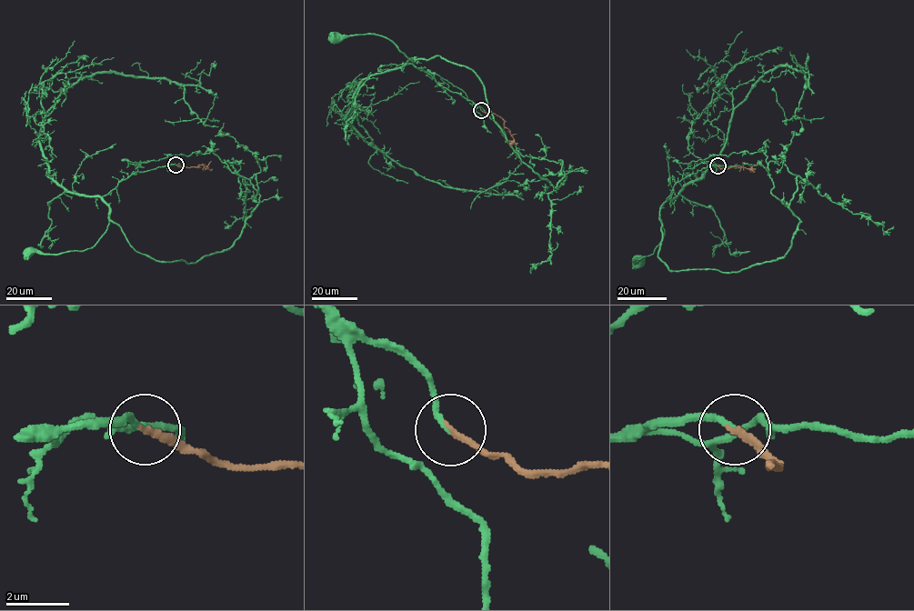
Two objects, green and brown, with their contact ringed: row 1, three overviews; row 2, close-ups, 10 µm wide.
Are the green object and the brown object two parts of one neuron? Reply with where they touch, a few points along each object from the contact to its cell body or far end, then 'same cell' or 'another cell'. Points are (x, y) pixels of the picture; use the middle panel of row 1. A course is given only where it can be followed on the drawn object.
at (481, 110); green runs (481, 111), (407, 63), (415, 57), (411, 60), (386, 38), (372, 34), (335, 36); brown runs (481, 111), (494, 113), (504, 121), (504, 126), (514, 140), (508, 144); same cell

